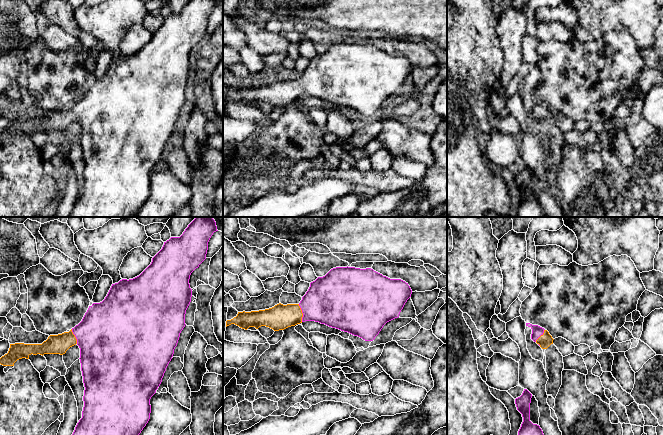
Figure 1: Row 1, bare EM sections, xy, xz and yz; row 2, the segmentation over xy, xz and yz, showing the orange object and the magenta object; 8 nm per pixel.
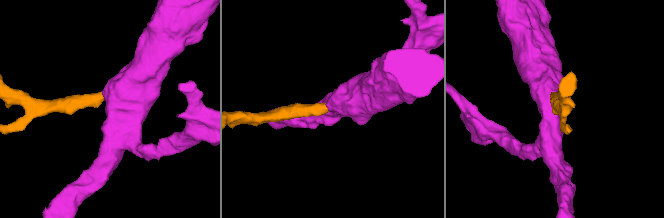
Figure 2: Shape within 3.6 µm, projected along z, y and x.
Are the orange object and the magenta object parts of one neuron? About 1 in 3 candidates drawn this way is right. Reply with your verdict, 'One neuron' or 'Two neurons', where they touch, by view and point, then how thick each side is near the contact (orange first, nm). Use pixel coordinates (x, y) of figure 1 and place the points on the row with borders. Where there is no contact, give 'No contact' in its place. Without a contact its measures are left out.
One neuron. Touches orange at xz (302, 313). Thickness 200 nm (orange) against 400 nm

